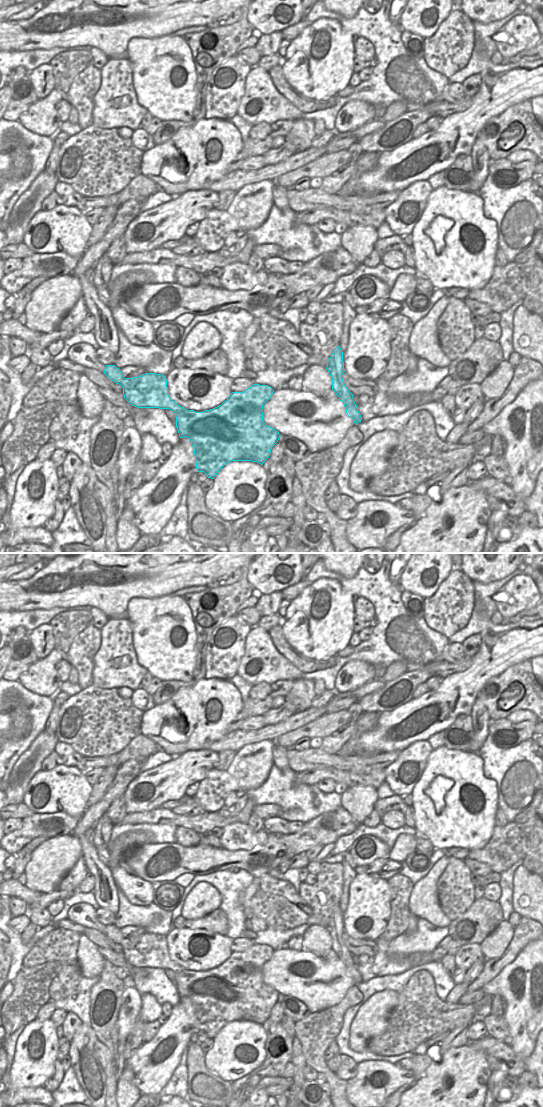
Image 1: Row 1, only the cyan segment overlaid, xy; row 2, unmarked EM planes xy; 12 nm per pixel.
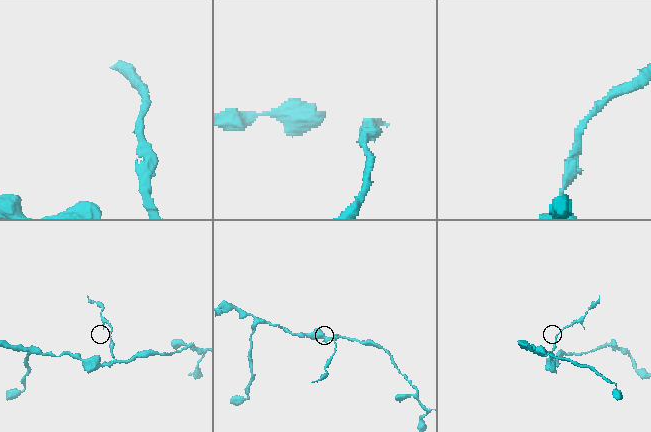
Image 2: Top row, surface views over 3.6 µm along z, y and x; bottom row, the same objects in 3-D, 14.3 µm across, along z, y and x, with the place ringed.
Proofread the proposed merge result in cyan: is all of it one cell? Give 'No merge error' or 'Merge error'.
Merge error

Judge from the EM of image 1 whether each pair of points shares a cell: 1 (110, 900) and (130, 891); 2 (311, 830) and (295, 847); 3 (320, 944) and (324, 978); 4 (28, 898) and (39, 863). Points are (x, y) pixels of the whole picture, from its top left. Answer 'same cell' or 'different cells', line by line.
1: different cells
2: same cell
3: different cells
4: different cells

